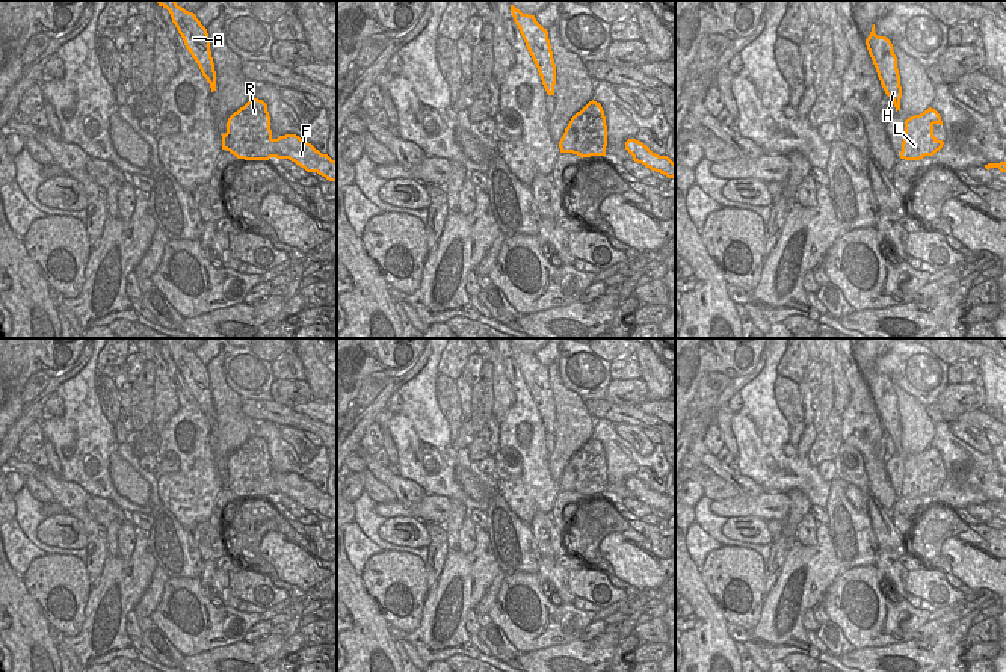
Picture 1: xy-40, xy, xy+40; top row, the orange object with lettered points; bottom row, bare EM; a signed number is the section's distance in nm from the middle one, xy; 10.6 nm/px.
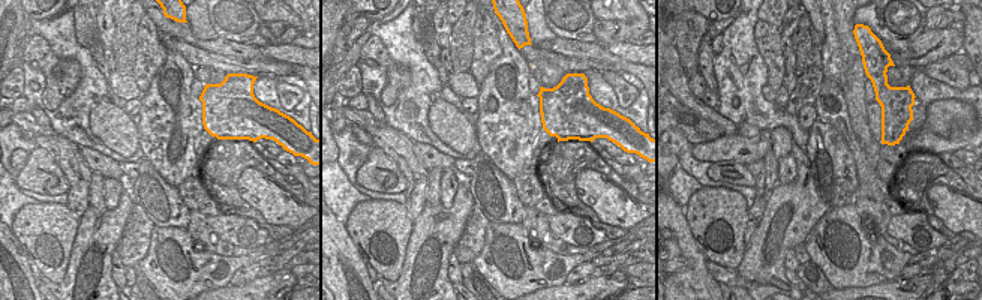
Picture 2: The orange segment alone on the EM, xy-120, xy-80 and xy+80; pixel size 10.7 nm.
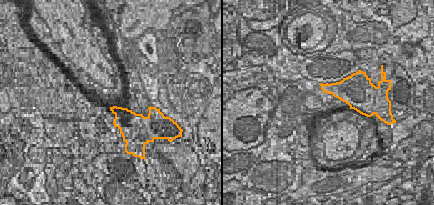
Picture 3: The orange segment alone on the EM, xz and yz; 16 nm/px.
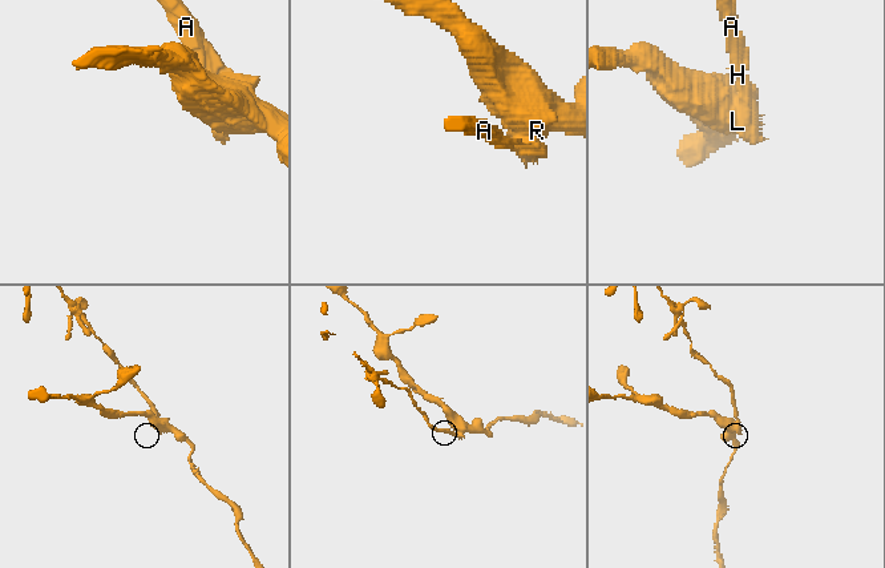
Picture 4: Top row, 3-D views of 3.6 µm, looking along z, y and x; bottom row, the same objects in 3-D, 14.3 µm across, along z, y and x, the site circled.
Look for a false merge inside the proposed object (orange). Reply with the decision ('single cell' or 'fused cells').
fused cells

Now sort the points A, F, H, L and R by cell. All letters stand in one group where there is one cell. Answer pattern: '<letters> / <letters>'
A H L / F R

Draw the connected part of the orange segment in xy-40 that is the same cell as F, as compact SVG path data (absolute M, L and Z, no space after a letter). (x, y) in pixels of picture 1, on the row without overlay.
M251 436L234 450L227 461L230 489L237 497L269 498L289 497L307 510L317 510L329 519L337 519L337 500L322 492L296 473L272 476L270 455L263 438Z

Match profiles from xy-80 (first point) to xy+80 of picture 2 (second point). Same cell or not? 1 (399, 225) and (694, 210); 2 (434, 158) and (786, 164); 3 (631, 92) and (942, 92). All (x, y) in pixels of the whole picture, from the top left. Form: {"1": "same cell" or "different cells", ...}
{"1": "same cell", "2": "different cells", "3": "different cells"}

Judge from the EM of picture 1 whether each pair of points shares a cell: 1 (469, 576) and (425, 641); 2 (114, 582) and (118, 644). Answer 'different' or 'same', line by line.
1: same
2: same

